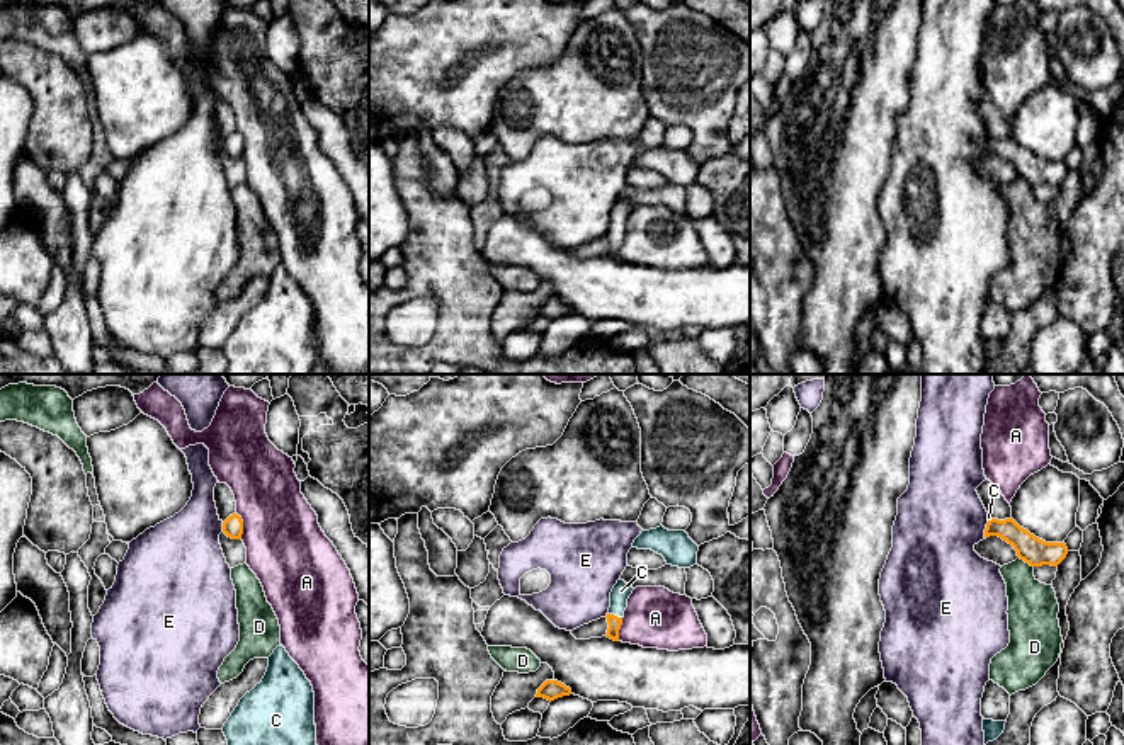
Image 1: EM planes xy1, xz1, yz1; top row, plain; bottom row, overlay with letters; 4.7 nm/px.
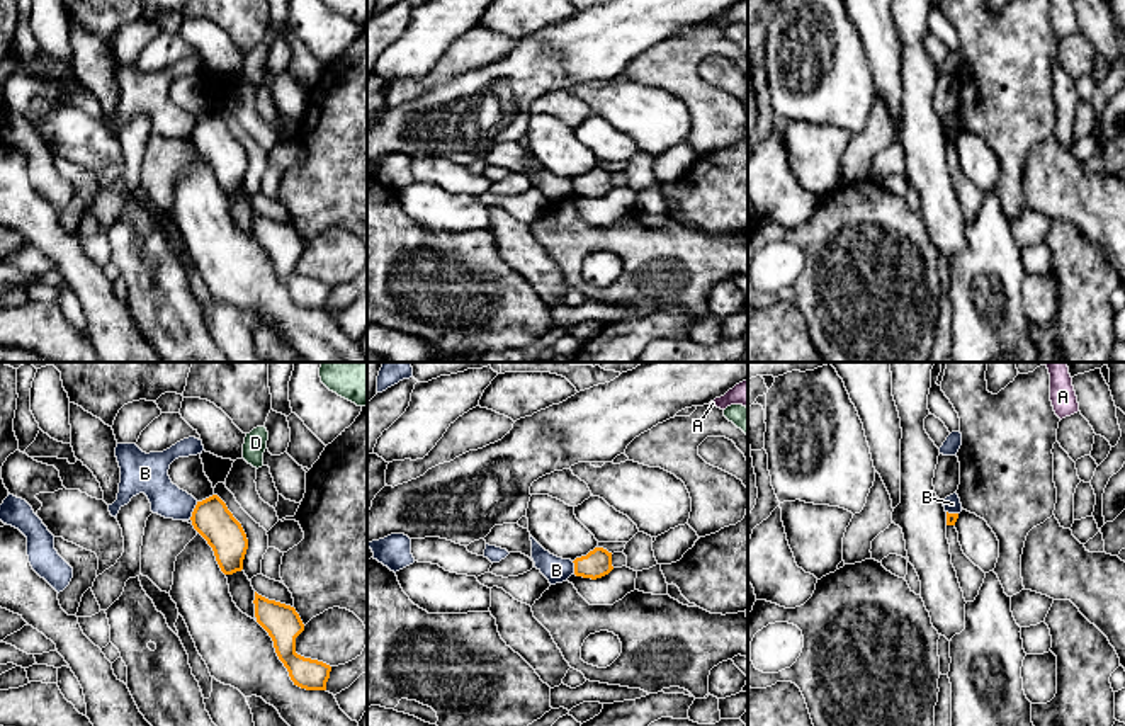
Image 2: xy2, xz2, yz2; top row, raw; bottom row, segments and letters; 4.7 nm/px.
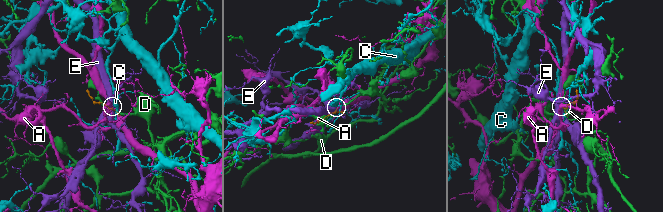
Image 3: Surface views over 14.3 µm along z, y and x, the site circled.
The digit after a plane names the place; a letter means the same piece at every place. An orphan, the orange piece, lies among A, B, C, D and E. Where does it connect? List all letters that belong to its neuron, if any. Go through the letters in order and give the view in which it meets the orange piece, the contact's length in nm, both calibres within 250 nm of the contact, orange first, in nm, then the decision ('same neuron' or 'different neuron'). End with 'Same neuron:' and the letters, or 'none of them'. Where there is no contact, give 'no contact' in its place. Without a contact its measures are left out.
A: xy1 | 130 nm | 100/380 nm | different neuron
B: xy2 | 90 nm | 180/160 nm | different neuron
C: xz1 | 80 nm | 60/90 nm | same neuron
D: yz1 | 90 nm | 130/240 nm | different neuron
E: yz1 | 90 nm | 130/400 nm | different neuron
Same neuron: C

